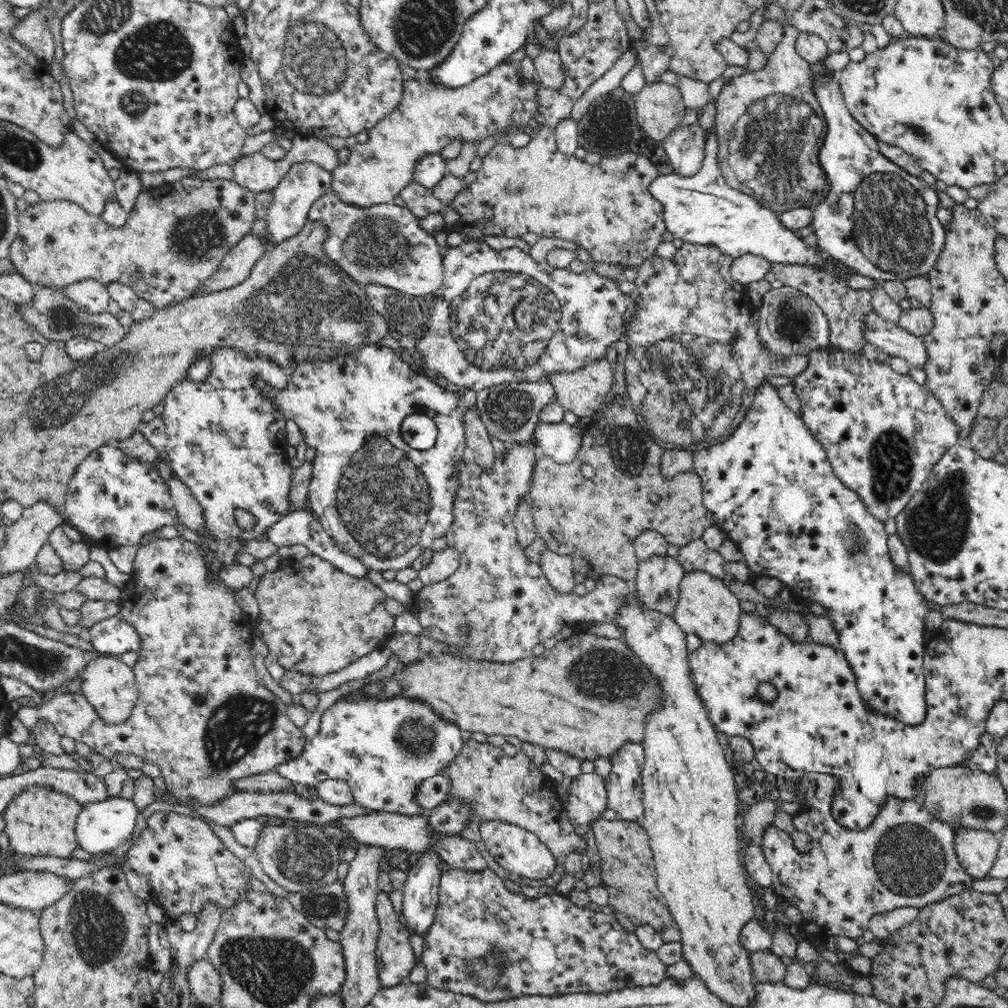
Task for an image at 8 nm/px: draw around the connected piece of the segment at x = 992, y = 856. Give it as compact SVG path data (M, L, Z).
M966 828L955 834L955 853L971 878L982 880L990 874L999 850L992 832Z

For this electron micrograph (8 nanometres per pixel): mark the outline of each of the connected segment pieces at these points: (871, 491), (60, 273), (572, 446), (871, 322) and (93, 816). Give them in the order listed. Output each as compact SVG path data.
M834 345L813 349L807 358L807 368L802 373L792 377L791 382L801 405L800 413L804 424L826 449L832 469L836 476L840 478L840 482L858 493L865 506L868 507L868 512L882 522L886 522L888 518L896 518L905 509L910 499L924 486L927 478L932 474L934 466L944 458L944 453L952 446L961 443L957 424L952 420L944 406L932 395L928 387L918 384L910 375L894 372L888 363L878 360L870 362L862 352L842 351Z
M184 177L173 183L161 183L159 186L152 186L151 189L142 189L132 210L129 212L126 222L122 226L109 225L100 215L86 212L75 202L40 201L37 204L31 204L26 210L19 213L19 231L12 244L10 244L8 259L14 265L14 270L19 275L22 275L24 280L34 284L36 287L52 287L56 290L62 290L64 287L84 279L96 279L106 288L112 283L122 283L134 290L140 299L144 299L152 303L157 309L160 309L172 304L172 302L180 302L200 294L203 282L221 267L223 258L228 254L228 251L232 250L244 236L251 232L256 219L258 218L256 216L255 193L240 186L233 178L230 180L208 179L199 181L198 179L192 179L192 177Z
M539 421L533 432L533 442L539 453L546 455L556 463L570 463L575 460L583 431L578 425L569 425L564 421L546 423Z
M872 311L865 320L864 339L869 344L890 356L903 358L912 369L926 368L930 355L922 337L915 336L899 325L884 320L875 311Z
M120 797L108 798L101 802L90 803L83 807L75 825L78 846L91 855L112 853L128 842L134 833L136 818L140 818L135 803Z

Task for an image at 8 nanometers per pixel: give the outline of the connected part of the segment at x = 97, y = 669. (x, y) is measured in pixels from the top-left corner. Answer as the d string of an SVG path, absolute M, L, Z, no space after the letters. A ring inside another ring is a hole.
M98 655L87 664L81 677L81 693L98 717L107 725L120 725L130 718L132 709L139 697L139 690L132 669L118 656Z

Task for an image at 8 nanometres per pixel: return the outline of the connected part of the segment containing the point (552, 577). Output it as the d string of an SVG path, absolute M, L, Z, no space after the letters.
M547 549L540 558L541 569L548 582L560 594L572 594L577 585L575 568L572 566L572 557L560 555Z

